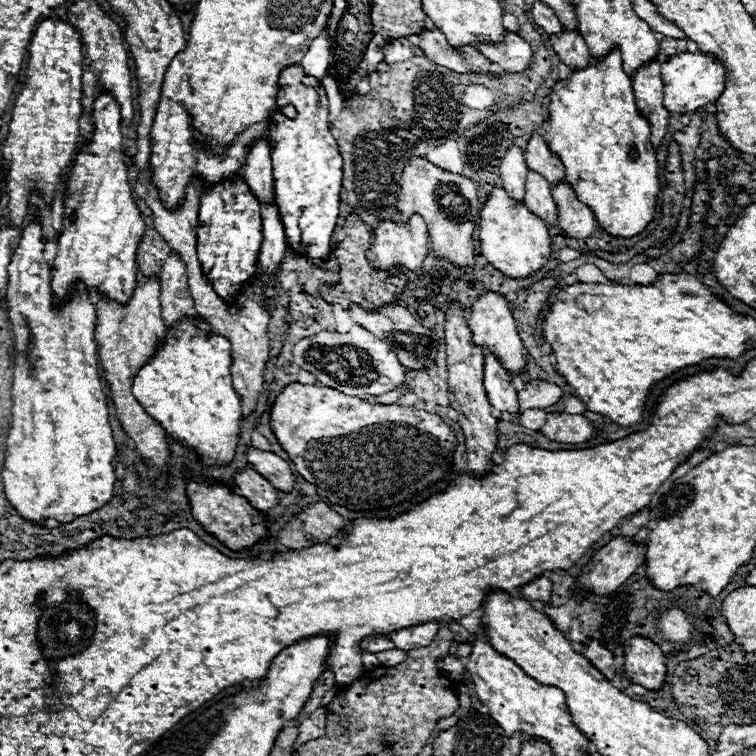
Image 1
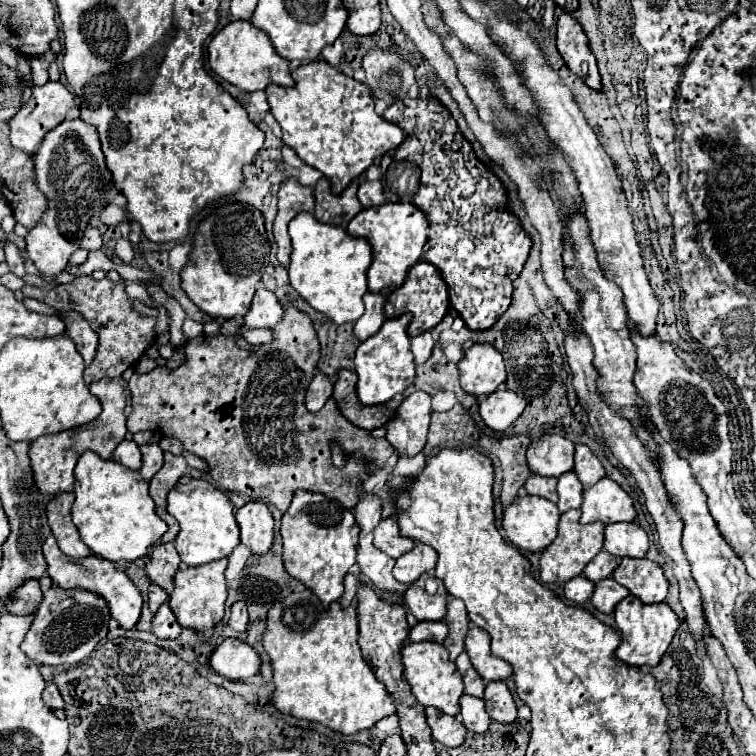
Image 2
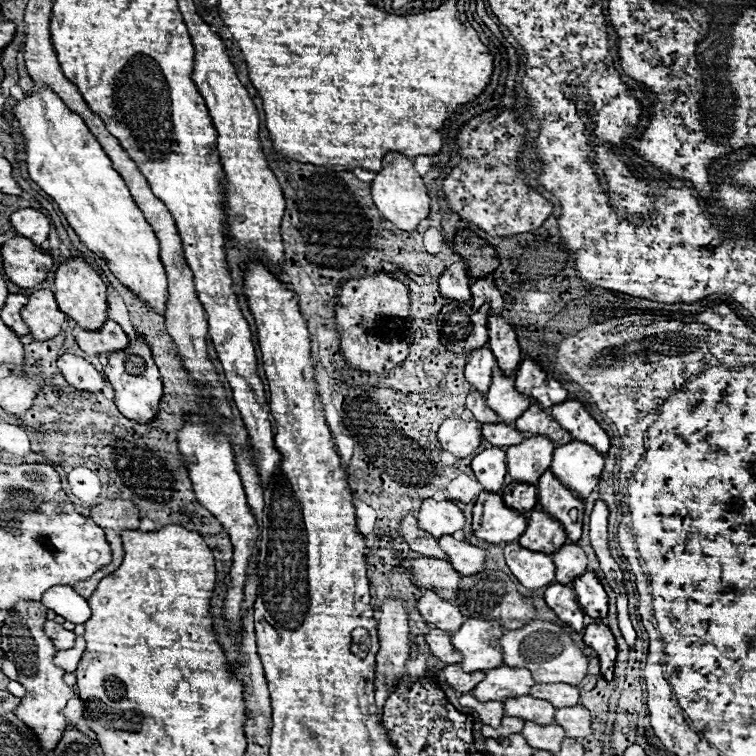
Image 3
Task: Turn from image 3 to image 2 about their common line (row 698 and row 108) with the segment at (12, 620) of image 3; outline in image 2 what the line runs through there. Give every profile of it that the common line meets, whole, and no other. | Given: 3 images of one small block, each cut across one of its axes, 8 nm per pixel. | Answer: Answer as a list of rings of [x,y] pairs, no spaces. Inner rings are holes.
[[[46,82],[44,86],[32,86],[32,96],[30,100],[10,118],[10,144],[18,150],[24,150],[28,154],[36,152],[36,144],[44,138],[44,132],[50,132],[60,124],[72,106],[74,96],[68,92],[68,88],[62,82]]]

